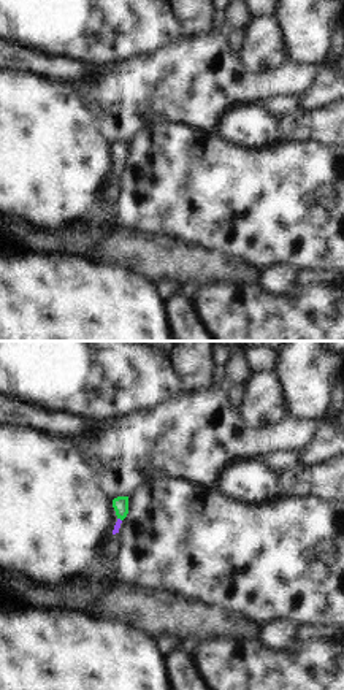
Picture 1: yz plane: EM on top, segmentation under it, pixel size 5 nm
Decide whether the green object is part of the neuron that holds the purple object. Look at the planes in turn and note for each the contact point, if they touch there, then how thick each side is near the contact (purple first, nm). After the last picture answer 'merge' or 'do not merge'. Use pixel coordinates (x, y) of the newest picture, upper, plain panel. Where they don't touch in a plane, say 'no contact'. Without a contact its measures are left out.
(119, 164) | 30/80 nm

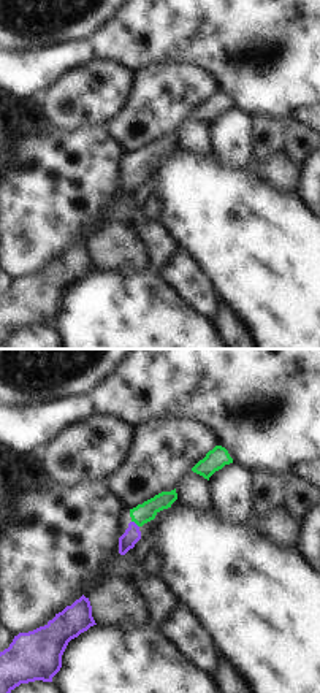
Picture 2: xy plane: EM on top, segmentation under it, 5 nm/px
(135, 168) | 90/100 nm

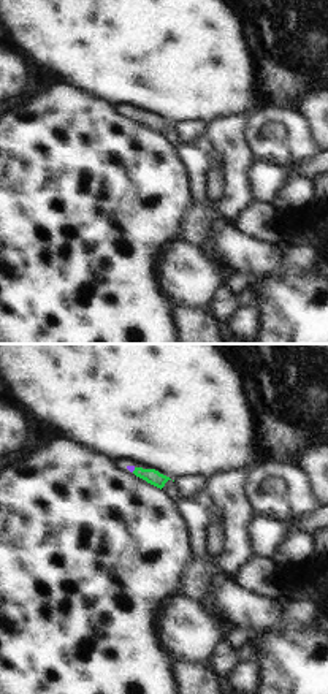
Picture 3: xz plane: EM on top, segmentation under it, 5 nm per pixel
(133, 114) | 30/80 nm

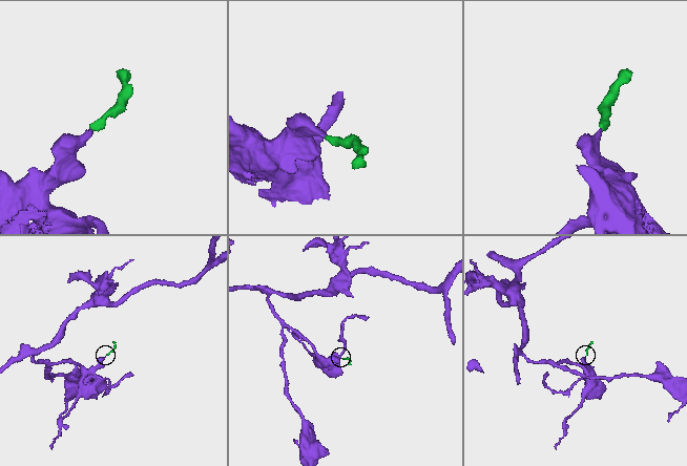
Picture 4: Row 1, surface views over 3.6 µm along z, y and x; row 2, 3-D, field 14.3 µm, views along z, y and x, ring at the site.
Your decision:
merge

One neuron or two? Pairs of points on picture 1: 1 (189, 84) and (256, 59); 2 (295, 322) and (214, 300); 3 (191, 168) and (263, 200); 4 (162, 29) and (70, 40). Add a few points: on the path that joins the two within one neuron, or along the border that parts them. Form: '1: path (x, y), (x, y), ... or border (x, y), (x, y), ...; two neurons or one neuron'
1: border (238, 54), (256, 73), (271, 72), (282, 64); two neurons
2: path (275, 322), (256, 322), (249, 316), (235, 314); one neuron
3: path (208, 186), (219, 197), (246, 200); one neuron
4: path (140, 27), (92, 27); one neuron

